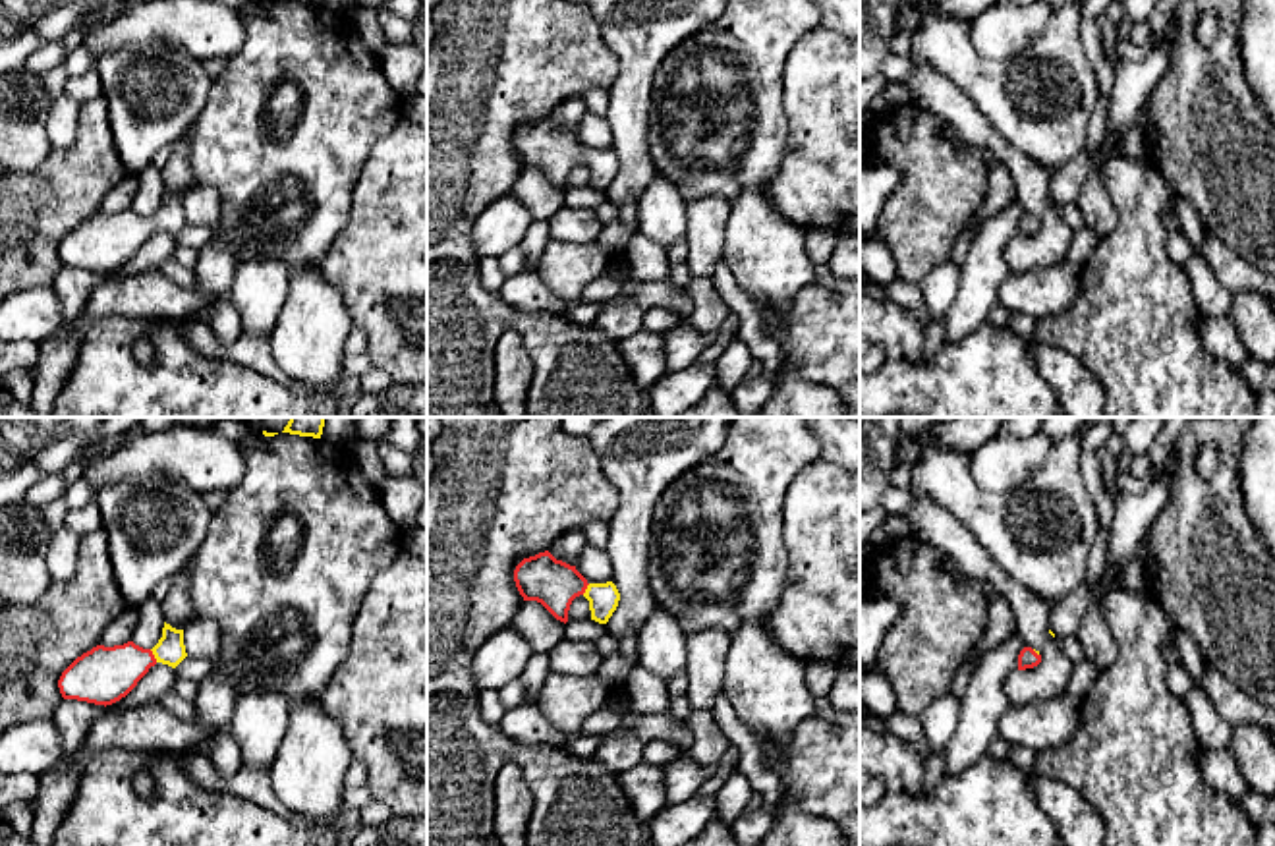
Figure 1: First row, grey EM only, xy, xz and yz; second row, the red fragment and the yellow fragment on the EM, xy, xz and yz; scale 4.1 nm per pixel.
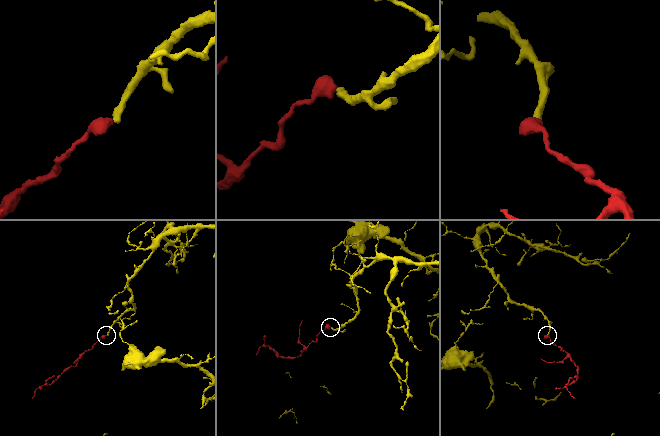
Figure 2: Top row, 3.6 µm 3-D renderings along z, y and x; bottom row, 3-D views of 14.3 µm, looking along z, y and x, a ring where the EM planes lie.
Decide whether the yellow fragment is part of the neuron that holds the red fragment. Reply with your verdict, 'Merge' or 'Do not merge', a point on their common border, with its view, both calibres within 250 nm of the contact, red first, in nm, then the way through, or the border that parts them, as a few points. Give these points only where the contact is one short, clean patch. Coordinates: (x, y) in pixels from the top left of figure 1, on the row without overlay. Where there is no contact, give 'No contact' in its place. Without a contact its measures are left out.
Merge. Touches red at xy (153, 223). Thickness 240 nm (red) against 120 nm. Path across: xy (105, 242), (153, 223), (170, 217)

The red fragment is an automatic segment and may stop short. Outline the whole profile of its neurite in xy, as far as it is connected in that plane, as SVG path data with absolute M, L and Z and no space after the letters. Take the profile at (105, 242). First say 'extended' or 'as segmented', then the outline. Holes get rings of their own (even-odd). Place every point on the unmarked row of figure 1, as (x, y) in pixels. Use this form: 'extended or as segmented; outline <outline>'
extended; outline M164 189L162 205L153 216L133 209L97 212L62 240L58 255L64 267L106 274L126 265L156 230L176 236L185 224L184 197Z

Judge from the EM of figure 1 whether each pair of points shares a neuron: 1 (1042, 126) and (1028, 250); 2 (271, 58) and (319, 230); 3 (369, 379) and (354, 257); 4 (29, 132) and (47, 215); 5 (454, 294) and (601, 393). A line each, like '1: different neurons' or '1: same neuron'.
1: different neurons
2: same neuron
3: different neurons
4: different neurons
5: same neuron

